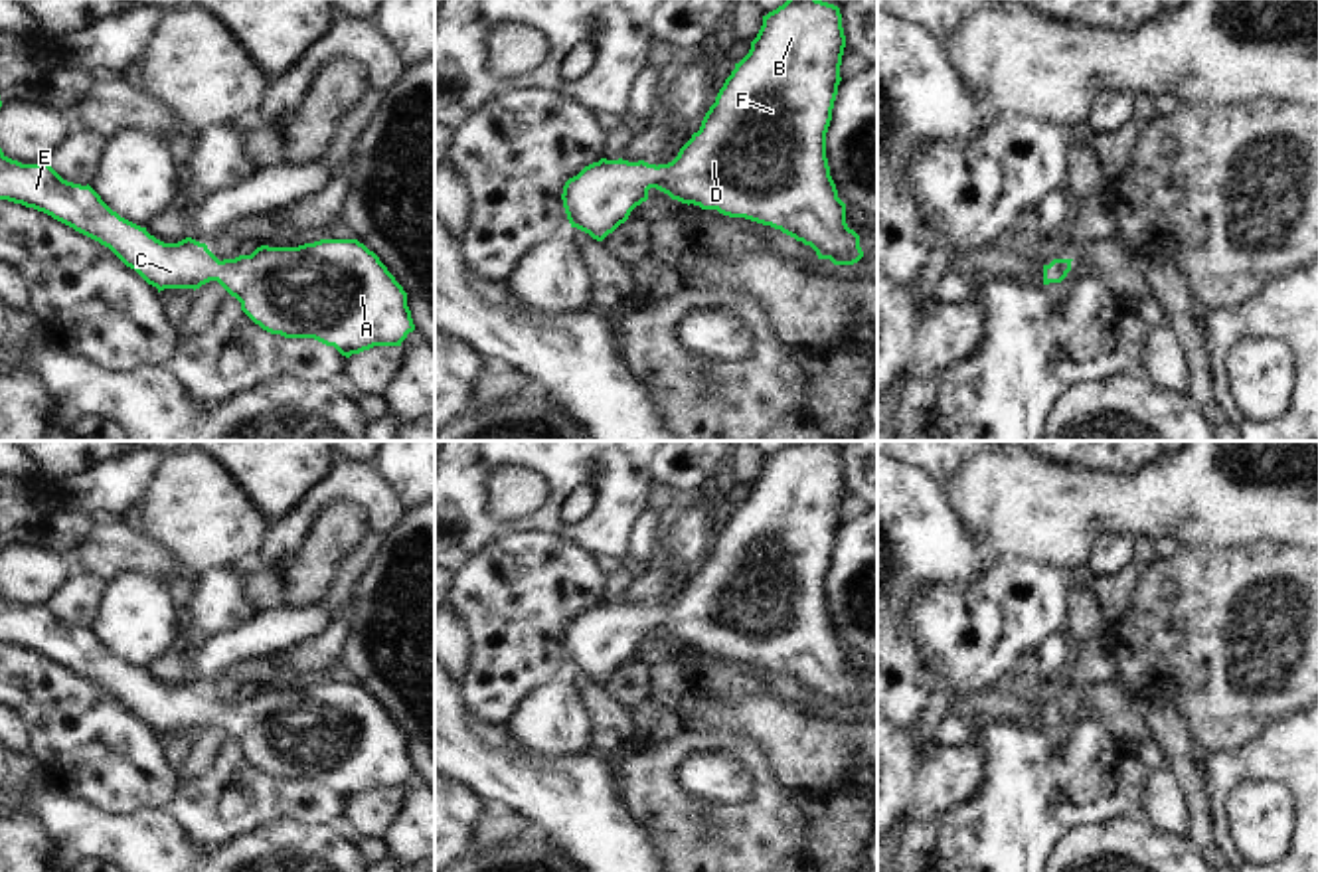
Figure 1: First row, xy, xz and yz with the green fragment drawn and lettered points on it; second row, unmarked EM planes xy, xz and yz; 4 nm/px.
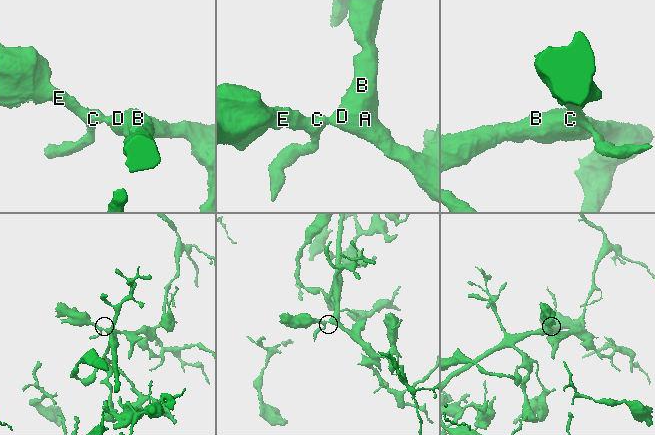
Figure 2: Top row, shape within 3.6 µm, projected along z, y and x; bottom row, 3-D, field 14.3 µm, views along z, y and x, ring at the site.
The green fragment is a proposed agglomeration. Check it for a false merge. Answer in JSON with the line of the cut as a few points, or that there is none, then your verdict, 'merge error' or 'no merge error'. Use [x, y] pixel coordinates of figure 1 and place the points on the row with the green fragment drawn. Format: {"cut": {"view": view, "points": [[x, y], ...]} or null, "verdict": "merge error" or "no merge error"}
{"cut": null, "verdict": "no merge error"}

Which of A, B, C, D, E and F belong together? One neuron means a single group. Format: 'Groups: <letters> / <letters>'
Groups: A B C D E F.

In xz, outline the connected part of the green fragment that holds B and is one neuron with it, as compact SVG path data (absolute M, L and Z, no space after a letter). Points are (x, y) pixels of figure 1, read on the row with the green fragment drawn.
M786 0L763 16L749 53L719 89L701 127L668 164L601 158L563 186L571 227L603 241L656 188L682 204L745 218L810 245L818 259L854 265L864 257L860 235L846 223L826 158L826 132L838 95L846 47L840 8L822 0Z

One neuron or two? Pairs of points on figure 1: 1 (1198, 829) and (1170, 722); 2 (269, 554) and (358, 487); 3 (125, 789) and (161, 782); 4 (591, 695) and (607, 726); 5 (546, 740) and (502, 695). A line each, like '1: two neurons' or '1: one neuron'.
1: one neuron
2: one neuron
3: one neuron
4: one neuron
5: two neurons

